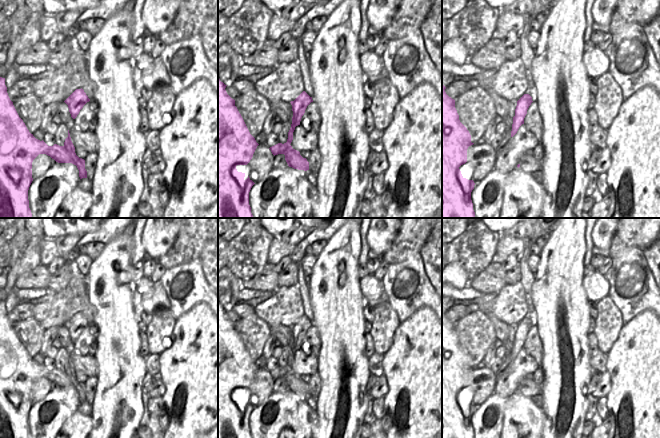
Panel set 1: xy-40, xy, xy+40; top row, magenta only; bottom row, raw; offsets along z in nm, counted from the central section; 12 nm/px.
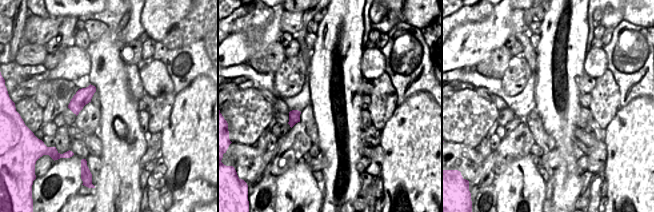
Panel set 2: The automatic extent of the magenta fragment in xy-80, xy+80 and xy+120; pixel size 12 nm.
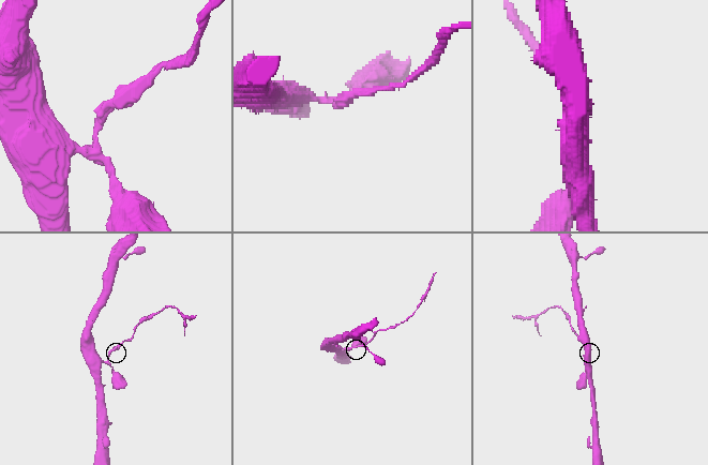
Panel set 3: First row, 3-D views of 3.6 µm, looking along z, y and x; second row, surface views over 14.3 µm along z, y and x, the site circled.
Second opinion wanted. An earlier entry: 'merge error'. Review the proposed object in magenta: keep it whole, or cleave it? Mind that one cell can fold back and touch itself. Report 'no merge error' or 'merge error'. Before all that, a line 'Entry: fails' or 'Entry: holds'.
Entry: holds
merge error

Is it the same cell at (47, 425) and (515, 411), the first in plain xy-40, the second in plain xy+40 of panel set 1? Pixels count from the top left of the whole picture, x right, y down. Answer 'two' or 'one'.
two

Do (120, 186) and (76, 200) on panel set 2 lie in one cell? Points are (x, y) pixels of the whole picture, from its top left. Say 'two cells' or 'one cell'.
two cells

